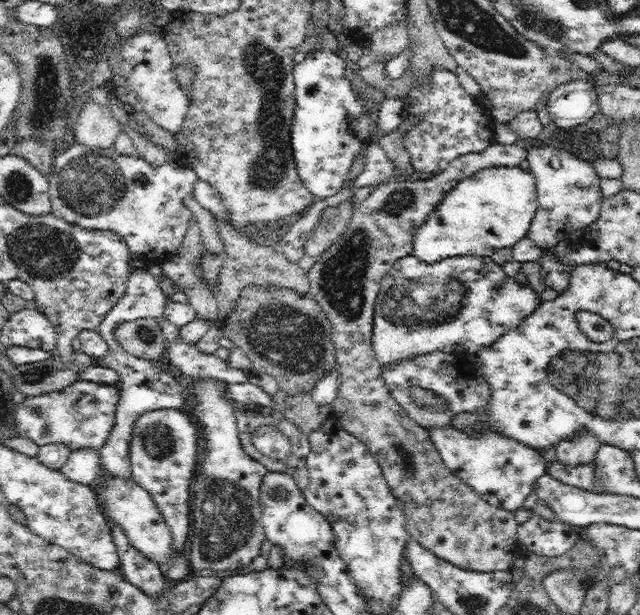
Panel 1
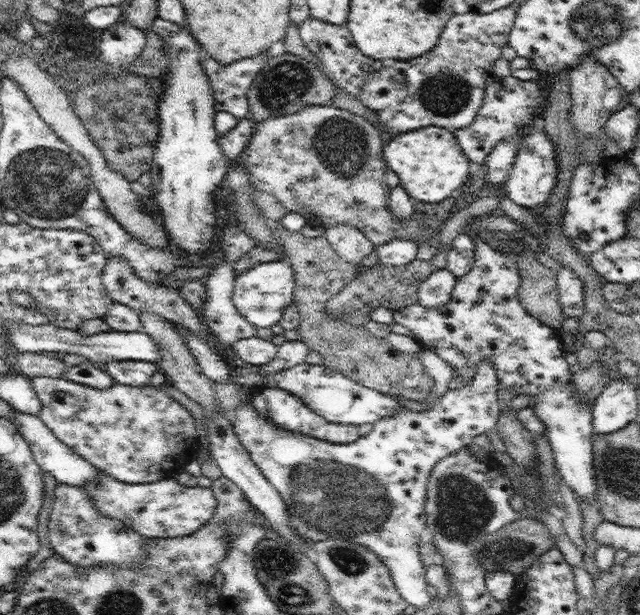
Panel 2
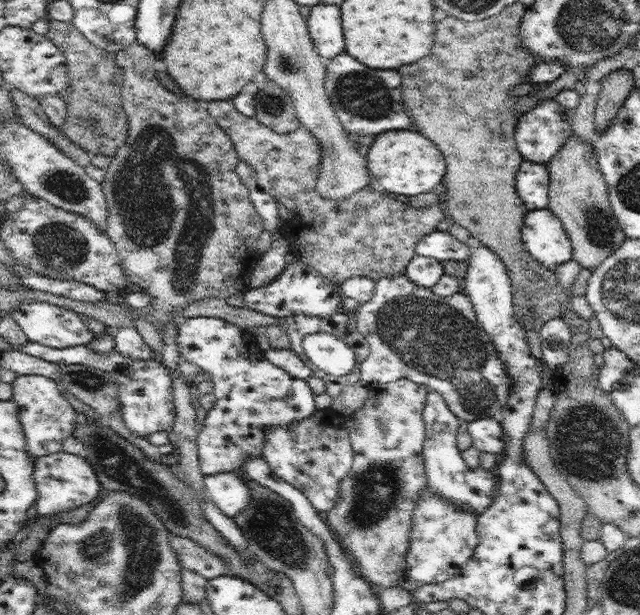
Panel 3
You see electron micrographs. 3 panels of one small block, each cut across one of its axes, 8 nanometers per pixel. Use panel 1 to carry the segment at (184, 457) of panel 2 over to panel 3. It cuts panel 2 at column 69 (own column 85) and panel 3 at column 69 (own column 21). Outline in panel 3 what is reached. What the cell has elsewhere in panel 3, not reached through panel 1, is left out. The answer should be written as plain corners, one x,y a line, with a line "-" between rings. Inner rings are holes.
38,374
18,375
12,381
12,401
19,406
19,419
26,436
28,454
38,459
62,451
62,442
74,433
78,414
57,388
56,382

